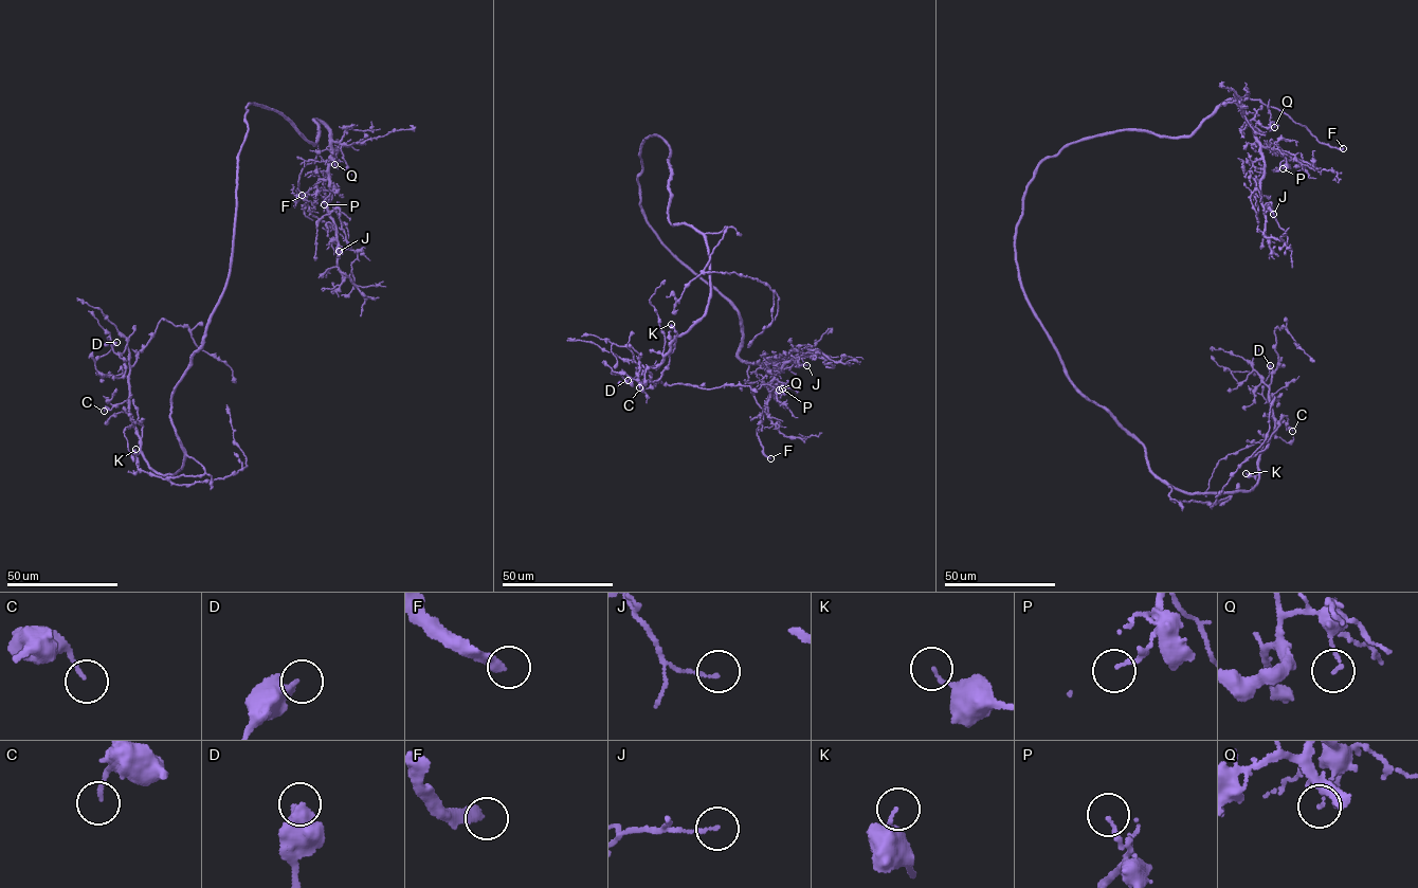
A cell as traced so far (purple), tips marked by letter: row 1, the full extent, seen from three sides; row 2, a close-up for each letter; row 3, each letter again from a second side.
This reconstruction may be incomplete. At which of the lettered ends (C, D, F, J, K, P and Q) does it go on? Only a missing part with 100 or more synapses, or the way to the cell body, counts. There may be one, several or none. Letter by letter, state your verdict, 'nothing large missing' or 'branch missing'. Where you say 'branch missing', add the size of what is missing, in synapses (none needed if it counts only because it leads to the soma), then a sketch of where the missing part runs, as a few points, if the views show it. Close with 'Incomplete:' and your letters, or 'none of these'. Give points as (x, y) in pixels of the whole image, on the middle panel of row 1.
C: nothing large missing
D: nothing large missing
F: branch missing; missing branch runs (770, 458), (768, 485), (776, 501)
J: nothing large missing
K: nothing large missing
P: nothing large missing
Q: nothing large missing
Incomplete: F

